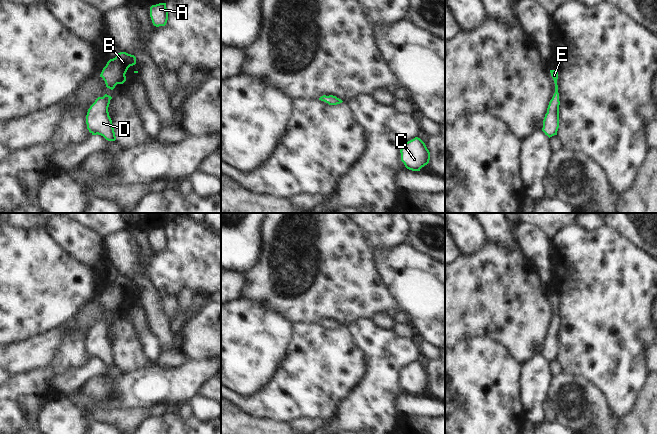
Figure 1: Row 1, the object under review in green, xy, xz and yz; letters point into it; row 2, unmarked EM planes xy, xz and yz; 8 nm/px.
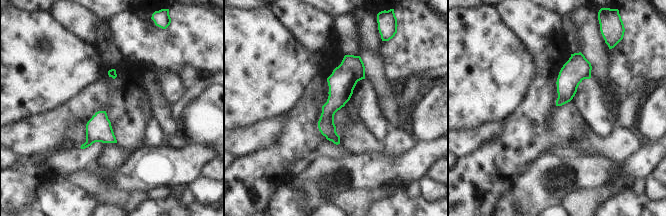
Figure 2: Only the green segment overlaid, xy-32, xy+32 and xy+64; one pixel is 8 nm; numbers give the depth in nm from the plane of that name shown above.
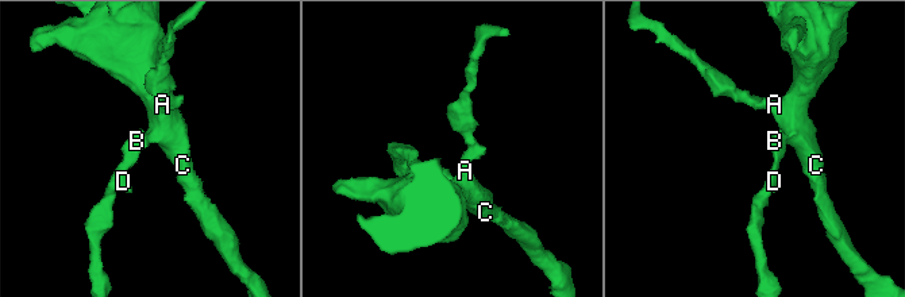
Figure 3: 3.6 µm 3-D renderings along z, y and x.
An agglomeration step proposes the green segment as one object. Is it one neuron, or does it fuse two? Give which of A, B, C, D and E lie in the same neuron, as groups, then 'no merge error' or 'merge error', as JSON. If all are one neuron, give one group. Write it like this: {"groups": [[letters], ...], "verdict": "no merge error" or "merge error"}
{"groups": [["A", "B", "C", "D", "E"]], "verdict": "no merge error"}

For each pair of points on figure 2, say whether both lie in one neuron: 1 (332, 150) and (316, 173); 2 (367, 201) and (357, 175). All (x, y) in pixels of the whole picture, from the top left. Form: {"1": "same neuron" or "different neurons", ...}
{"1": "different neurons", "2": "different neurons"}

